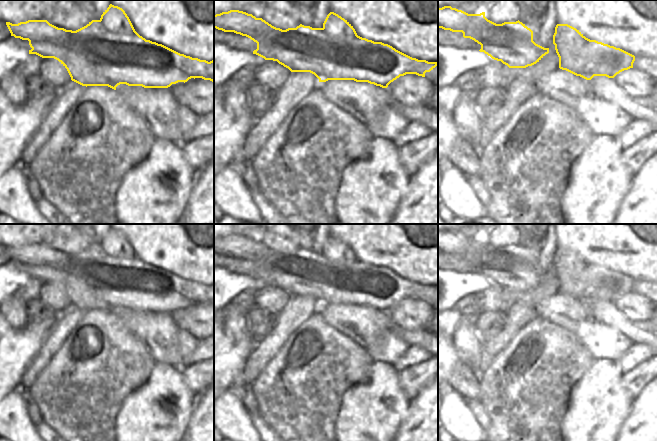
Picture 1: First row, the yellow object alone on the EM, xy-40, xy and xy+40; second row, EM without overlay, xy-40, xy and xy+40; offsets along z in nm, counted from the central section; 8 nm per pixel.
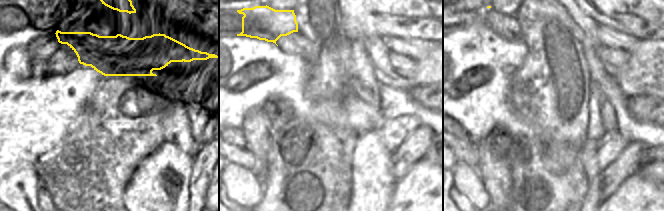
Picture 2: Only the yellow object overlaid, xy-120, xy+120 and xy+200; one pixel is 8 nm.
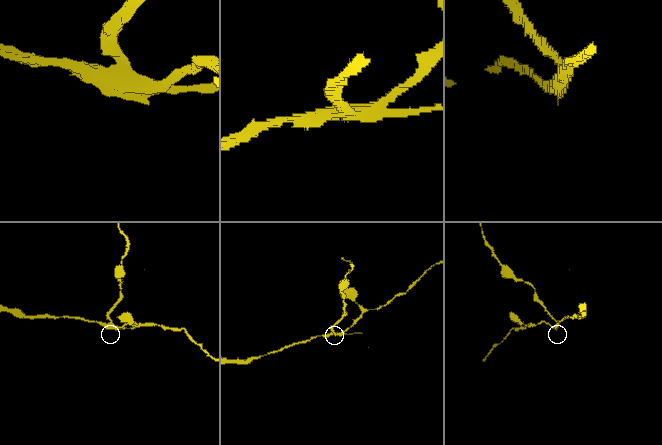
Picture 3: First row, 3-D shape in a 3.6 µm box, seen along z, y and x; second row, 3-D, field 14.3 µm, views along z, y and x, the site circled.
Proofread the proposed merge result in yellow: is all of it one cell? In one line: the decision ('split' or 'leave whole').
split

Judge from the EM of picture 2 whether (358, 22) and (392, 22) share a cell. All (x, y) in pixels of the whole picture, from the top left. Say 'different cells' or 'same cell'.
same cell

